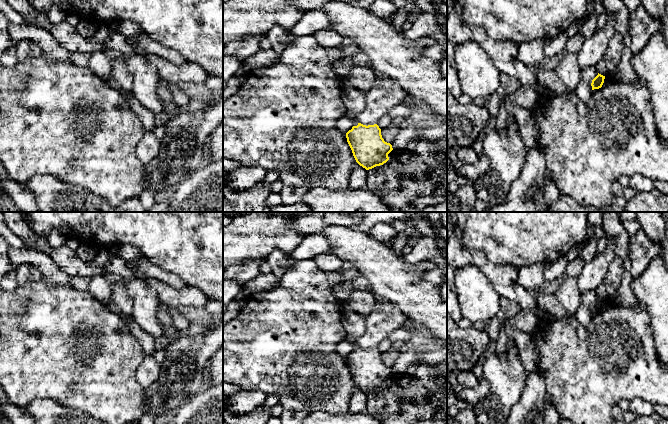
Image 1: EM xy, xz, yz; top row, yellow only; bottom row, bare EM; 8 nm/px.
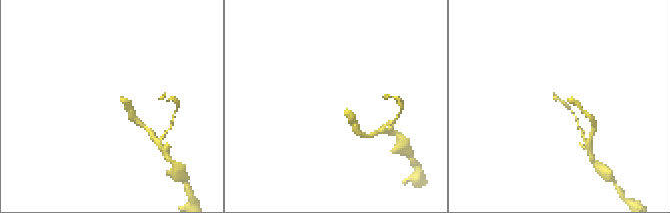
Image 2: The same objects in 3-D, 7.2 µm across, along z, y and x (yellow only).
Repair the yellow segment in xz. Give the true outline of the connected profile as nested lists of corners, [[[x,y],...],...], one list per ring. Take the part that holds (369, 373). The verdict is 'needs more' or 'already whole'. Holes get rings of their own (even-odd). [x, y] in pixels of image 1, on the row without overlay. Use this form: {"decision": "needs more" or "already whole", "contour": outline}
{"decision": "needs more", "contour": [[[346,335],[345,340],[354,346],[352,353],[346,357],[346,362],[356,386],[366,394],[386,387],[393,372],[382,362],[379,350],[363,349],[349,335]]]}

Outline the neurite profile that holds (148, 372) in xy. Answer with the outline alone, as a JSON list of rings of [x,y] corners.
[[[144,353],[143,360],[136,371],[137,380],[144,390],[149,390],[159,380],[160,372],[161,365],[156,361],[153,353]]]

